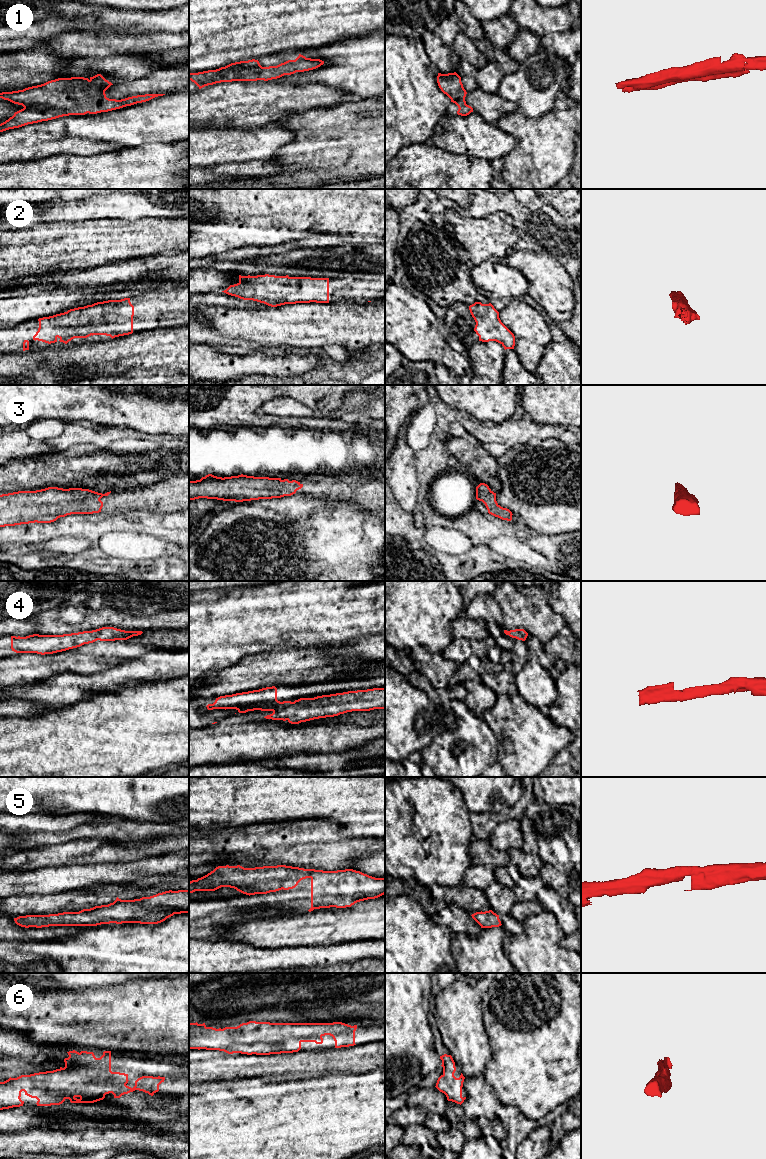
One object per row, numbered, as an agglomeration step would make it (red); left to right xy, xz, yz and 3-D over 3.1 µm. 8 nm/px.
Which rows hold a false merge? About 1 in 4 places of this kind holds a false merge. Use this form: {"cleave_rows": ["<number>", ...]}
{"cleave_rows": []}

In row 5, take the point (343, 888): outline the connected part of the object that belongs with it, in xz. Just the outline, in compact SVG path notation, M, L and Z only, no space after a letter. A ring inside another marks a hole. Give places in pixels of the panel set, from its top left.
M240 865L237 866L218 866L213 871L207 875L198 878L197 880L192 880L189 882L189 894L195 891L215 891L221 887L230 887L234 888L237 891L246 894L246 895L255 895L255 894L267 894L270 892L276 892L279 890L289 890L295 888L298 883L306 878L311 879L311 908L309 912L314 909L320 908L346 908L351 907L357 902L375 899L385 894L385 878L375 878L364 874L360 871L353 869L337 870L337 871L323 871L315 869L304 869L299 867L292 867L286 865L277 865L277 866L263 866L255 868L244 868Z

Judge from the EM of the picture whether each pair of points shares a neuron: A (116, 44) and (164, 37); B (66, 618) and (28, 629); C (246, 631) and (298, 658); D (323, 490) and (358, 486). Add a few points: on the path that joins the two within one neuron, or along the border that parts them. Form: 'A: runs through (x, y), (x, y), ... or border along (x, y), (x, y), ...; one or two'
A: runs through (128, 44), (152, 42); one
B: border along (31, 622), (34, 633); two
C: border along (306, 647), (269, 650), (260, 653); two
D: runs through (332, 488), (349, 488); one

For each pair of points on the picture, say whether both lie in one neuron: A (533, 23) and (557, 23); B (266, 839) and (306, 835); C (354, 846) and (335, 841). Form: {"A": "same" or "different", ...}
{"A": "same", "B": "same", "C": "same"}

